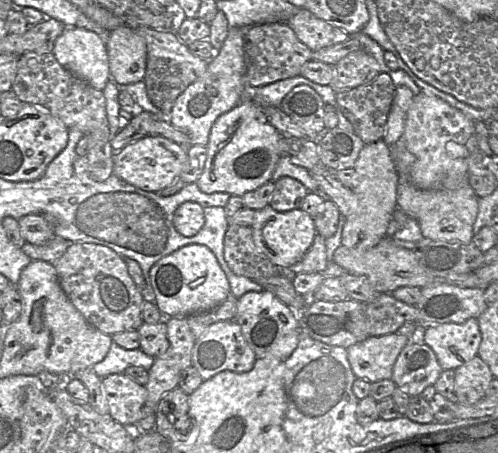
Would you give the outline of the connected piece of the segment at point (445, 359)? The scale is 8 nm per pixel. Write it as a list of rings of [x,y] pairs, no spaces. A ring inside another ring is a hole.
[[[478,319],[429,325],[425,328],[424,343],[434,351],[443,370],[455,370],[478,355],[481,343]]]

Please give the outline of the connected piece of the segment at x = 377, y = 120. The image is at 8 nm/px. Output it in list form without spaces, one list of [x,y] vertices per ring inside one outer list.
[[[381,72],[368,84],[337,92],[336,102],[339,108],[352,124],[353,131],[365,144],[376,142],[384,137],[395,90],[396,86],[391,77]]]

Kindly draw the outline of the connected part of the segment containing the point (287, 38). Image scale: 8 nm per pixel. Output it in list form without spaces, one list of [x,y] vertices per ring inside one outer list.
[[[286,22],[256,24],[246,29],[244,60],[246,83],[261,87],[279,80],[300,75],[302,66],[312,60],[312,53]]]

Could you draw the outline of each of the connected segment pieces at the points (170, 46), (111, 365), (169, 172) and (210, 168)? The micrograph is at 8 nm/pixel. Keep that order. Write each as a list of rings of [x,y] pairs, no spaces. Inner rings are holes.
[[[145,26],[133,28],[146,42],[147,64],[144,81],[148,97],[162,111],[163,116],[167,117],[178,96],[206,72],[208,60],[191,53],[174,31],[158,31]]]
[[[113,341],[107,356],[93,365],[92,369],[100,378],[105,378],[112,374],[125,373],[131,366],[149,371],[154,362],[155,358],[146,355],[140,348],[126,350]]]
[[[147,135],[114,152],[114,174],[144,191],[160,192],[180,179],[187,161],[187,148],[163,136]]]
[[[243,100],[213,123],[207,144],[204,170],[196,183],[206,193],[243,196],[272,180],[280,159],[281,134],[268,122],[264,108],[253,100]]]

